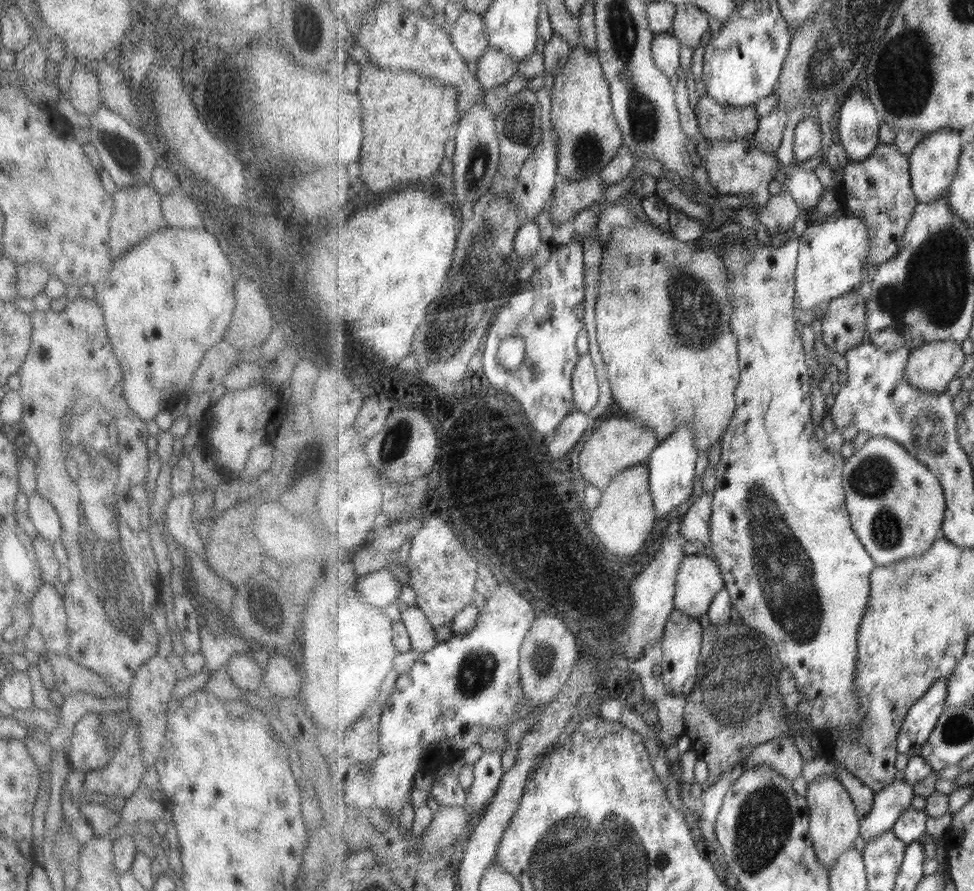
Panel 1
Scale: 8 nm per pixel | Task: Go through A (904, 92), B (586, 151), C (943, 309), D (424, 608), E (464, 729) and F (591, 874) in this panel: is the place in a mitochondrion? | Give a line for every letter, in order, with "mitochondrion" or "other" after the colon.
A: mitochondrion
B: mitochondrion
C: mitochondrion
D: other
E: other
F: mitochondrion

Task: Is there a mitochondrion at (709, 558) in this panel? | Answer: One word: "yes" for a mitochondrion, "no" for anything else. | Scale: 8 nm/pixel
no

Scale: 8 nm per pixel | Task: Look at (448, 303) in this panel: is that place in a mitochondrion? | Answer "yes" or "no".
no

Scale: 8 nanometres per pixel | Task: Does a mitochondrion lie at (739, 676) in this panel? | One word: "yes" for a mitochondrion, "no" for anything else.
yes

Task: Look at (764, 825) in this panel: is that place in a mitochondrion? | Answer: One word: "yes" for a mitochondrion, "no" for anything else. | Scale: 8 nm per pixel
yes

